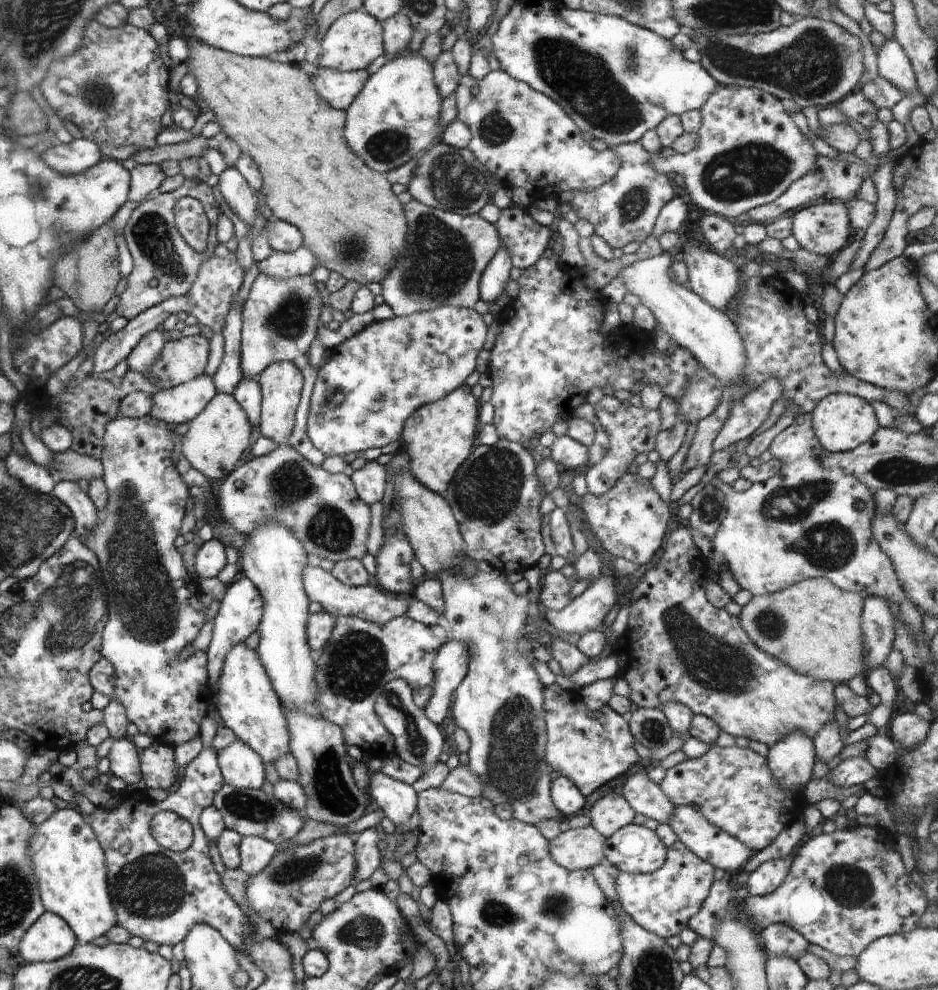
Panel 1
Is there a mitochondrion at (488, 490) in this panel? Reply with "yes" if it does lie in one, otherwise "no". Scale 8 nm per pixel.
yes

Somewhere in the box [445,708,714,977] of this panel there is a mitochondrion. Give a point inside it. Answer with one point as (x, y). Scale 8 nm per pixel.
(494, 913)

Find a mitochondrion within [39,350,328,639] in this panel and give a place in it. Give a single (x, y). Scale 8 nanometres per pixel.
(291, 483)

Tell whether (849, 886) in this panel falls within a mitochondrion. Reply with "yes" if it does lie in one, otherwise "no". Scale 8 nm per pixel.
yes

